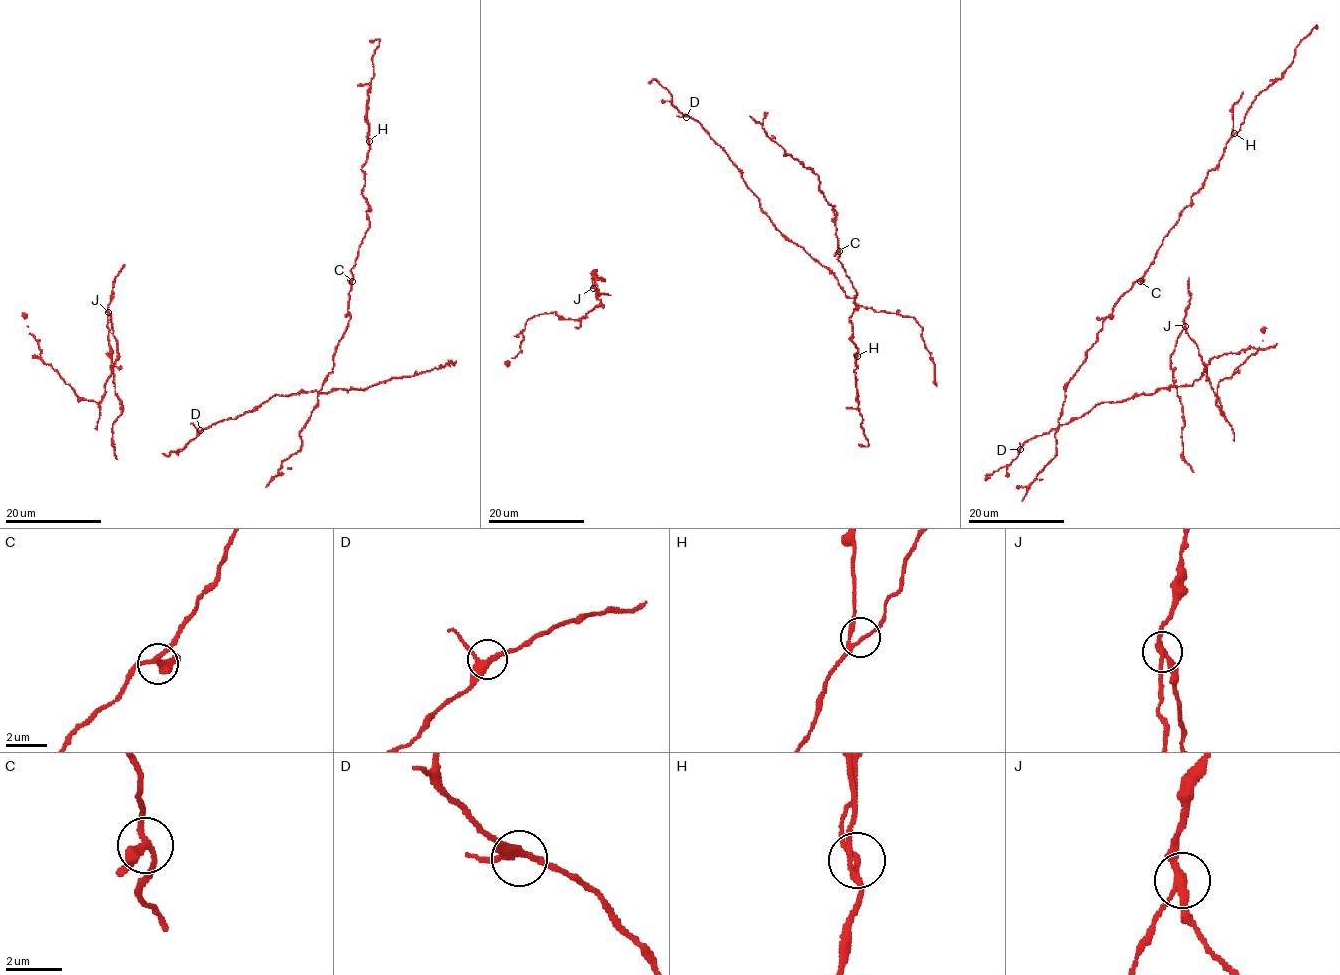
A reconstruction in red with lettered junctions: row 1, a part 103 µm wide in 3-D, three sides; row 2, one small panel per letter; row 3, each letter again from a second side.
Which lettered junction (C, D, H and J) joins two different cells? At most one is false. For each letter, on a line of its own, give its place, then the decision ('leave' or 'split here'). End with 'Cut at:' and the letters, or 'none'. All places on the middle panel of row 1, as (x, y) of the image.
C: place (839, 251); leave
D: place (686, 117); leave
H: place (857, 356); leave
J: place (593, 288); split here
Cut at: J

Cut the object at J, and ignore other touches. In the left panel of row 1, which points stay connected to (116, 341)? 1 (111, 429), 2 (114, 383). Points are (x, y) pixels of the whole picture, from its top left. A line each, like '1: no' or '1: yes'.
1: no
2: no

